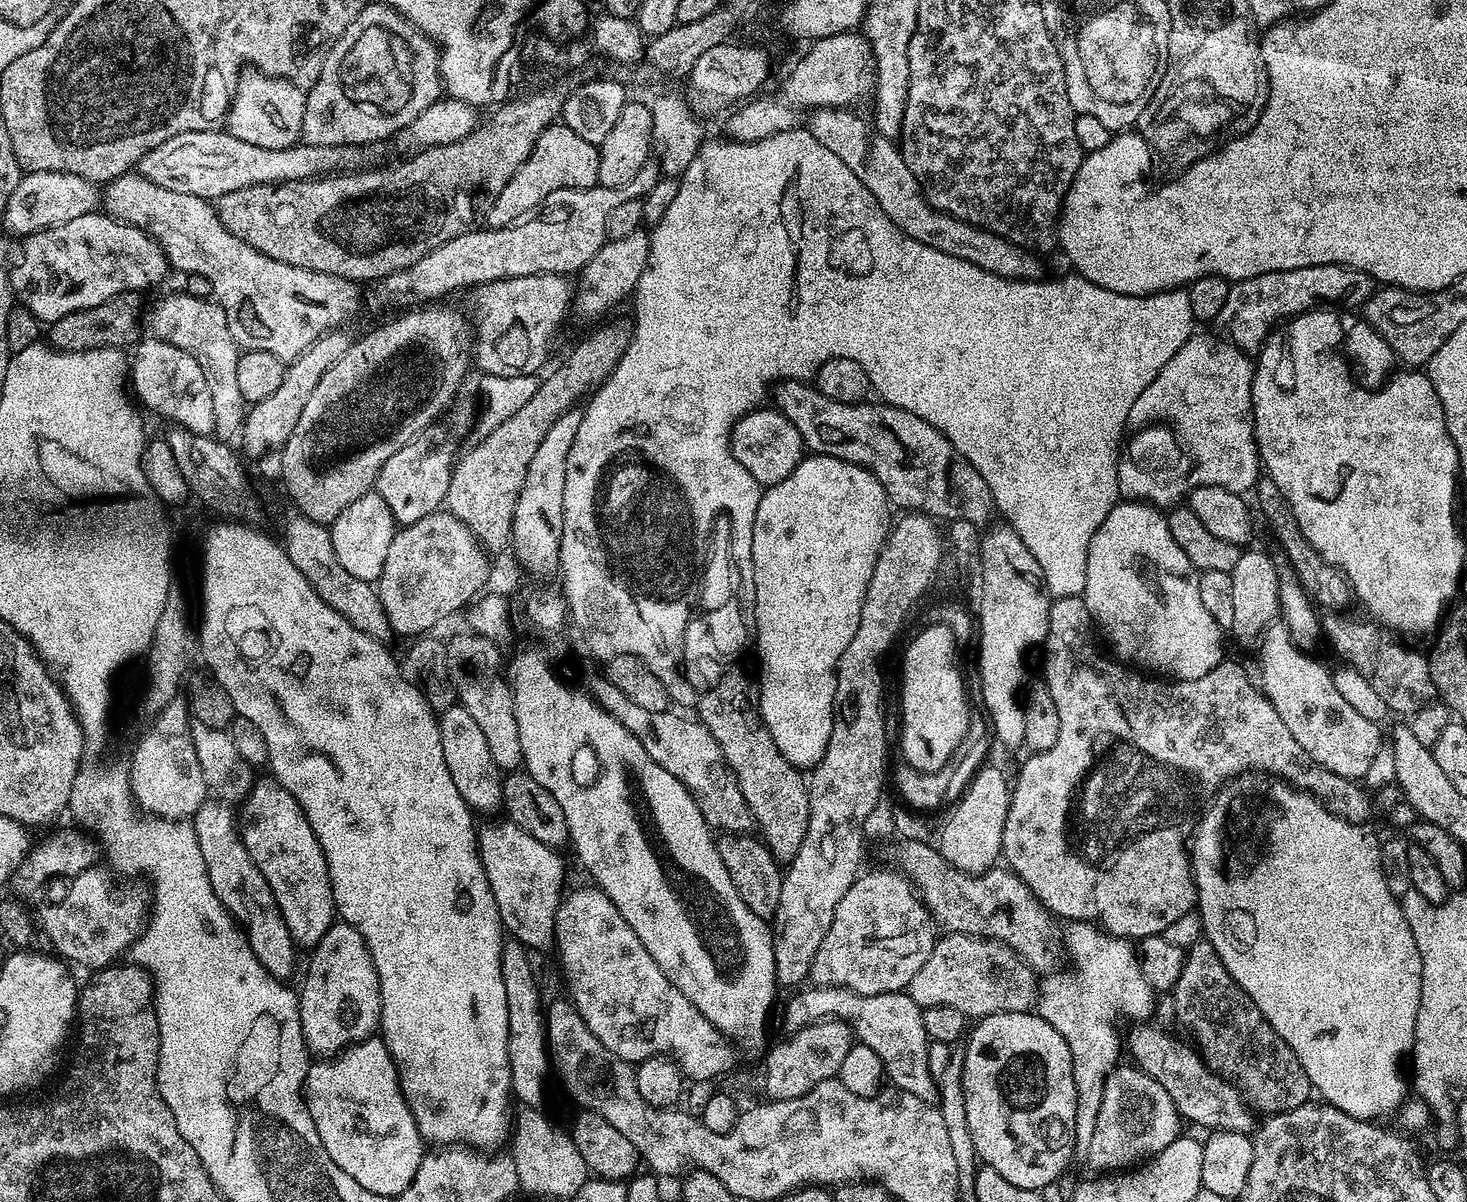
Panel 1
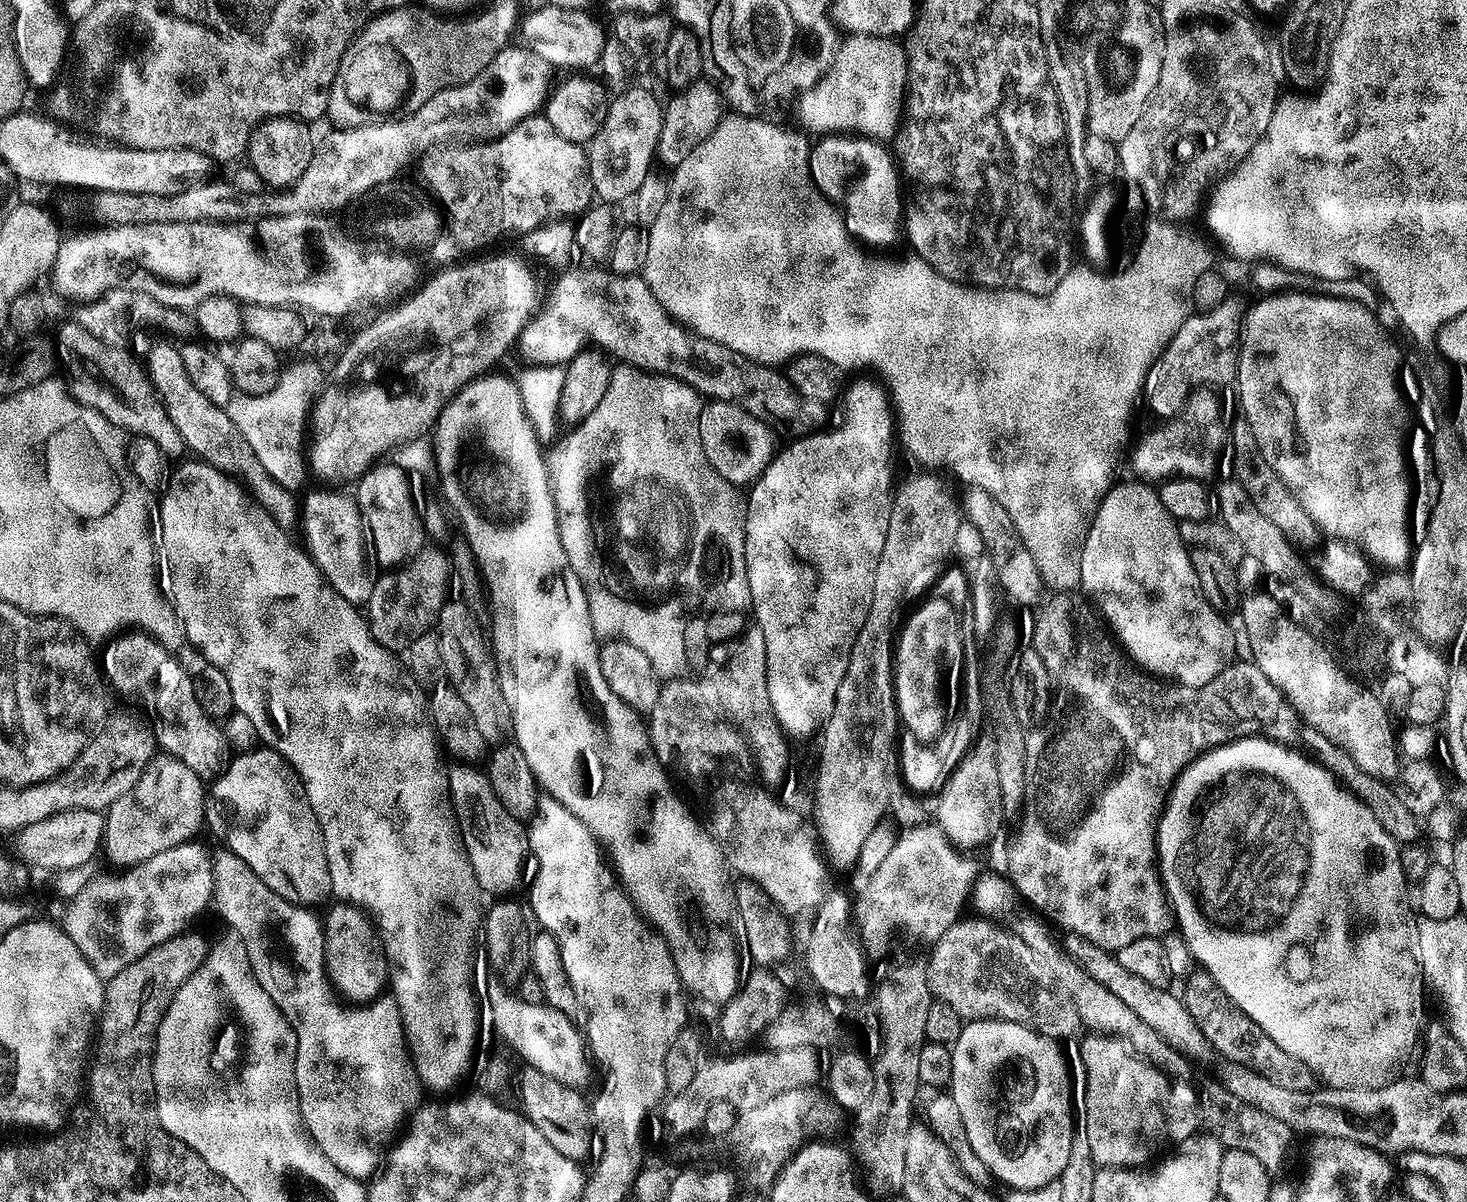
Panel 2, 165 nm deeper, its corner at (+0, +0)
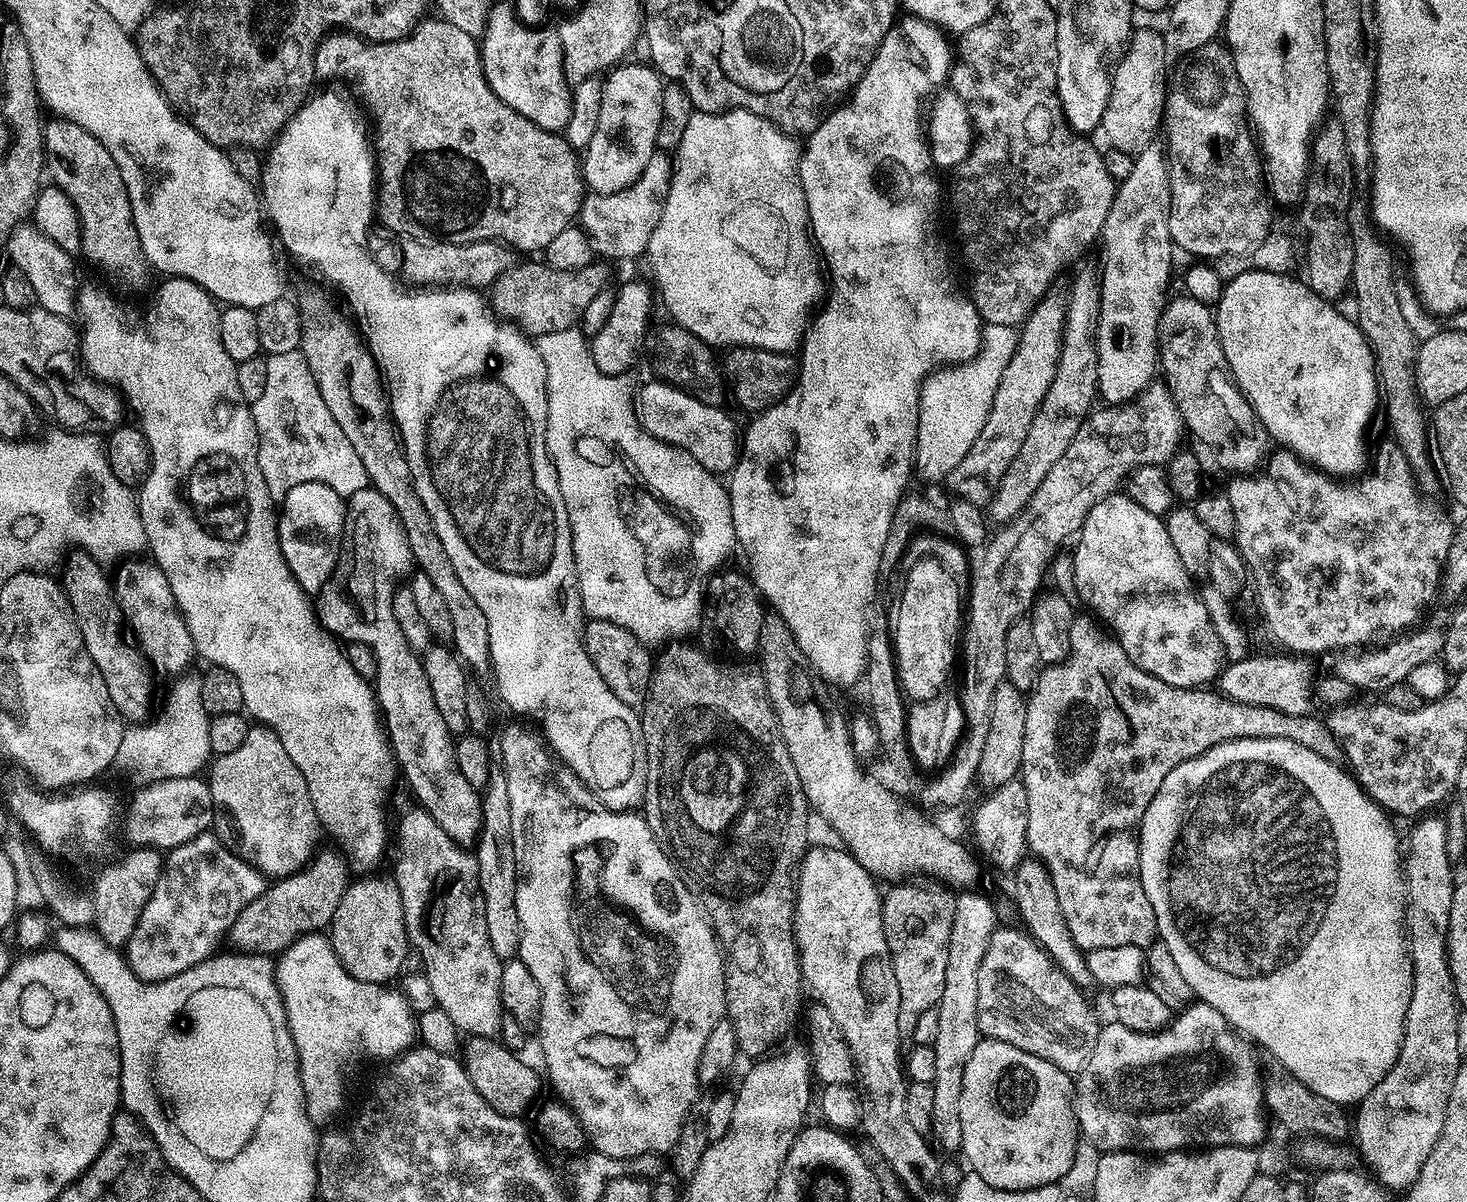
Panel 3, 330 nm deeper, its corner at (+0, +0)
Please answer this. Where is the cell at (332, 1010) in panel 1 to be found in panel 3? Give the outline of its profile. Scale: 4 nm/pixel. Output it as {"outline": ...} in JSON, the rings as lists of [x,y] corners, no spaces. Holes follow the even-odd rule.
{"outline":[[[368,874],[349,883],[342,902],[338,902],[338,910],[334,910],[330,939],[334,954],[353,978],[384,986],[405,971],[404,959],[408,952],[410,956],[410,941],[395,879],[383,880],[376,875]]]}

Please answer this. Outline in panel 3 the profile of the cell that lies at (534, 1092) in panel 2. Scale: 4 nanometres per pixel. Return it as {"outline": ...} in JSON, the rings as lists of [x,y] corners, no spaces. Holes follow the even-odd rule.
{"outline":[[[473,1035],[469,1040],[472,1041],[463,1045],[462,1053],[474,1090],[478,1090],[486,1103],[504,1116],[523,1117],[523,1112],[535,1102],[540,1092],[539,1074],[526,1061],[519,1060],[506,1045],[499,1044],[499,1039]]]}

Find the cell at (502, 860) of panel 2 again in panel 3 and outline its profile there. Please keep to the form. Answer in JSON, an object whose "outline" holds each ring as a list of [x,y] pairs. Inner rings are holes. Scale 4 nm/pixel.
{"outline":[[[371,486],[347,497],[346,520],[350,525],[350,538],[352,534],[350,552],[354,558],[352,596],[362,603],[364,614],[370,617],[366,631],[366,648],[372,653],[372,658],[376,662],[374,677],[376,702],[380,706],[382,723],[388,733],[388,742],[392,746],[392,753],[396,756],[403,783],[405,780],[412,787],[413,794],[420,799],[417,800],[419,807],[432,815],[434,822],[438,822],[438,826],[446,830],[446,834],[455,844],[471,849],[480,836],[482,826],[481,793],[474,786],[470,786],[470,782],[466,782],[466,777],[462,775],[462,770],[458,770],[454,733],[446,726],[442,713],[438,711],[438,705],[434,702],[434,693],[430,690],[430,682],[426,678],[424,661],[412,651],[410,642],[406,642],[402,629],[398,627],[398,622],[394,622],[392,605],[394,594],[397,588],[401,587],[403,580],[400,579],[404,575],[407,577],[414,568],[410,542],[406,542],[406,530],[402,530],[402,522],[394,506],[390,506],[390,502],[386,502],[386,498],[382,498],[382,494]]]}

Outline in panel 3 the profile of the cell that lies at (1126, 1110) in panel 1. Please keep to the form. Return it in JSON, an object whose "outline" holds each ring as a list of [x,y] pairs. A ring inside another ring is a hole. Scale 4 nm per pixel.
{"outline":[[[1192,1002],[1183,1010],[1185,1012],[1181,1016],[1179,1013],[1162,1032],[1135,1032],[1115,1022],[1105,1023],[1101,1027],[1090,1058],[1084,1063],[1084,1067],[1080,1069],[1074,1080],[1074,1103],[1076,1105],[1076,1123],[1079,1135],[1087,1143],[1099,1149],[1101,1153],[1139,1152],[1141,1154],[1163,1154],[1165,1152],[1188,1150],[1193,1146],[1256,1148],[1260,1144],[1262,1137],[1265,1135],[1263,1133],[1264,1124],[1260,1121],[1260,1112],[1262,1113],[1264,1108],[1264,1093],[1262,1091],[1262,1076],[1261,1073],[1256,1073],[1256,1064],[1252,1061],[1251,1050],[1244,1044],[1246,1042],[1233,1031],[1223,1014],[1218,1010],[1214,1010],[1209,1004]]]}

